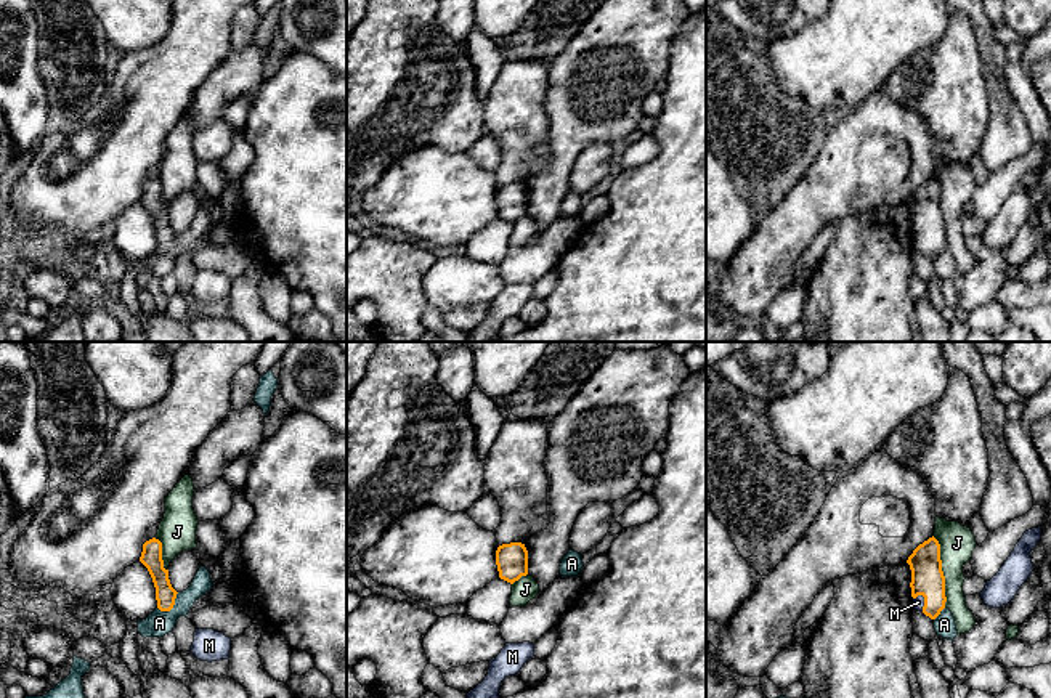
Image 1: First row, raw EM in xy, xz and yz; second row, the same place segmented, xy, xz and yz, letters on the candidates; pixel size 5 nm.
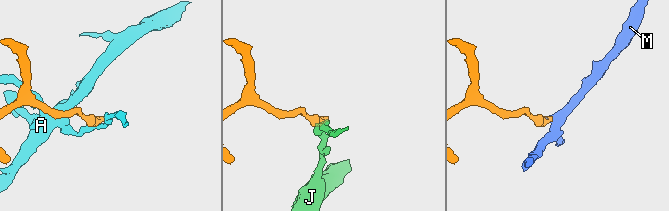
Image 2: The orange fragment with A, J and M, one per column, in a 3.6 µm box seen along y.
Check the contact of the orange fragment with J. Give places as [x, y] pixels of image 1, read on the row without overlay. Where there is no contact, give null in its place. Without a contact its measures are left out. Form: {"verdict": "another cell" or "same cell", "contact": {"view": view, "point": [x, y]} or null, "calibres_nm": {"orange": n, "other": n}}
{"verdict": "another cell", "contact": {"view": "yz", "point": [942, 212]}, "calibres_nm": {"orange": 170, "other": 180}}

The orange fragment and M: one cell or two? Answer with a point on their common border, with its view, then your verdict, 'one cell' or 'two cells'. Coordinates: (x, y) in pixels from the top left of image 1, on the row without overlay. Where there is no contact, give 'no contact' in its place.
contact yz (925, 243); one cell

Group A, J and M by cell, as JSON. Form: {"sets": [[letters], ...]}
{"sets": [["A"], ["J"], ["M"]]}

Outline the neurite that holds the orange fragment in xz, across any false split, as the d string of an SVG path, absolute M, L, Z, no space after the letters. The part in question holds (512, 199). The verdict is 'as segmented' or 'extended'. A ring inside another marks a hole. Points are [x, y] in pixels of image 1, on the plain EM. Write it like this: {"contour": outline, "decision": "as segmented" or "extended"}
{"contour": "M521 183L502 185L496 191L499 218L513 225L528 215L528 191Z", "decision": "as segmented"}

